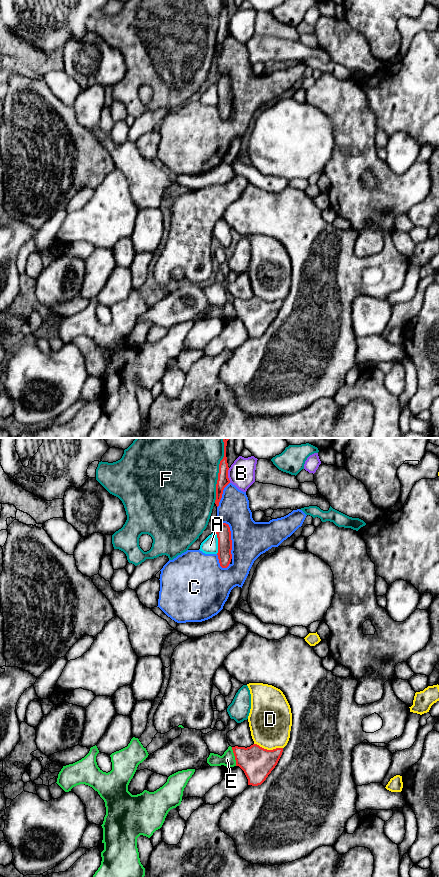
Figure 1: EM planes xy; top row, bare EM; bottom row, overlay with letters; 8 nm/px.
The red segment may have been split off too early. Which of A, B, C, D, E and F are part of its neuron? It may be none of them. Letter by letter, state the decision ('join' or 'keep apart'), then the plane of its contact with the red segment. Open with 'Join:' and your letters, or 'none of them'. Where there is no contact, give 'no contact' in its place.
Join: none of them
A: keep apart | xy
B: keep apart | xy
C: keep apart | xy
D: keep apart | xy
E: keep apart | xy
F: keep apart | xy

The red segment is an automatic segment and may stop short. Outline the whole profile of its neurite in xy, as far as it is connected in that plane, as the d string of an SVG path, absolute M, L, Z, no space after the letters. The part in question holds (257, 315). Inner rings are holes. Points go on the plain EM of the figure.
M257 296L250 299L232 299L236 318L239 318L248 331L248 337L261 337L277 317L283 300L267 302Z

